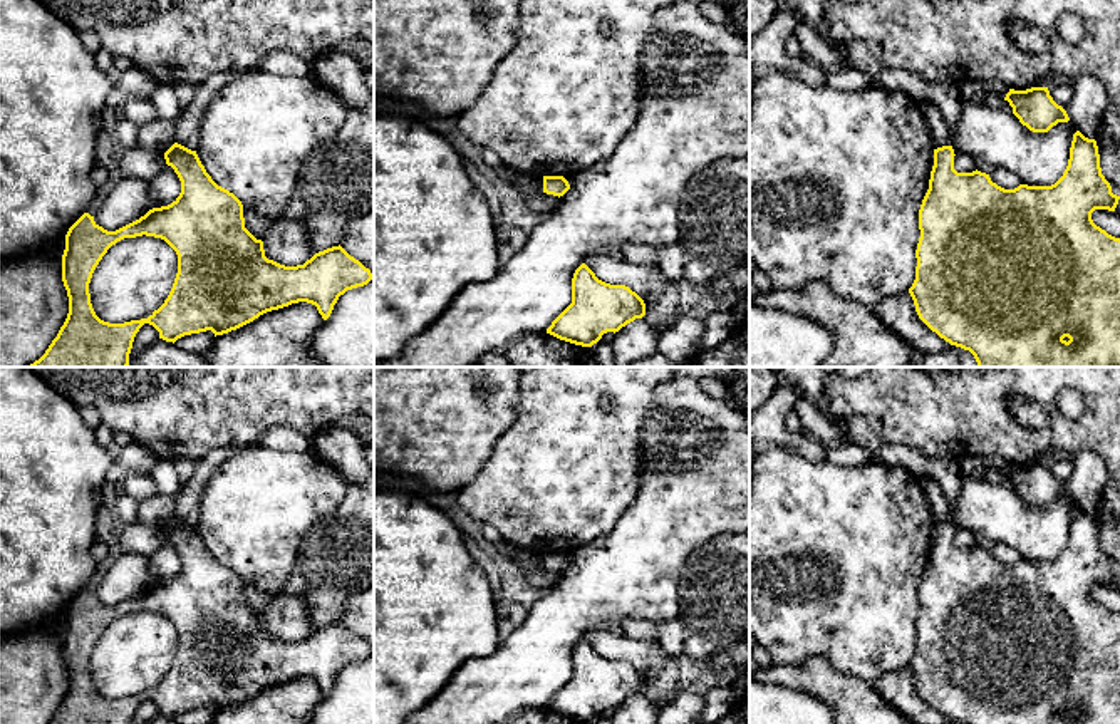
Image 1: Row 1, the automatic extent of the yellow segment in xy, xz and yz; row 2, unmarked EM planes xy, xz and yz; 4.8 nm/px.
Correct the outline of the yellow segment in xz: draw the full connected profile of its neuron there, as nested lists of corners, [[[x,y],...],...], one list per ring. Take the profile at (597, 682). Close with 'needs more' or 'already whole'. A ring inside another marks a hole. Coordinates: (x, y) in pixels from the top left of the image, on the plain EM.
[[[582,639],[572,654],[572,679],[552,697],[547,709],[592,722],[604,709],[619,707],[646,690],[644,675],[625,660],[610,660]]]; already whole

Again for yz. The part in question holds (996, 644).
[[[1076,506],[1068,541],[1051,561],[1019,560],[1014,565],[1004,565],[993,558],[989,550],[977,545],[957,548],[954,531],[952,521],[934,525],[929,565],[919,585],[920,613],[915,625],[915,655],[909,664],[919,694],[941,714],[961,724],[1120,724],[1120,613],[1108,610],[1091,595],[1095,585],[1115,587],[1120,571],[1112,568],[1110,558],[1102,550],[1097,516]]]; already whole

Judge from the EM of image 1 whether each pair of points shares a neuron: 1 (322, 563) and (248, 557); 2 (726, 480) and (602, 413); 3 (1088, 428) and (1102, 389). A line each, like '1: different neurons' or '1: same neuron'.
1: different neurons
2: different neurons
3: same neuron

